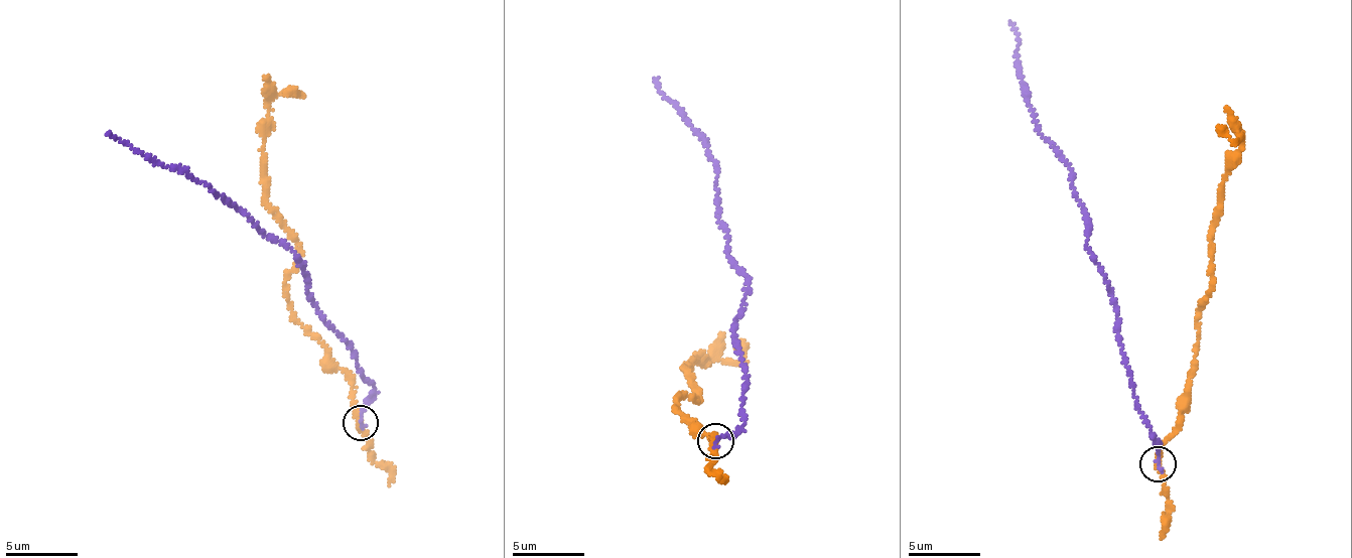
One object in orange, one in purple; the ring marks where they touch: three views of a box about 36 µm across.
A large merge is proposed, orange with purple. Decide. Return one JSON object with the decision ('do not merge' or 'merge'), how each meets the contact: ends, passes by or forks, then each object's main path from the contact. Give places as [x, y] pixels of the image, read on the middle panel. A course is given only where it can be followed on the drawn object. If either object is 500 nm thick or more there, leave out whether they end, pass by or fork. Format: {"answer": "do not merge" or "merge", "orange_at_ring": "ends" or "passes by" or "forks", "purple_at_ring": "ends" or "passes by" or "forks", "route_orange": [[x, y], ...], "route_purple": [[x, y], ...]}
{"answer": "do not merge", "orange_at_ring": "passes by", "purple_at_ring": "ends", "route_orange": [[716, 442], [676, 399], [701, 393], [685, 370], [701, 354], [739, 362], [740, 339]], "route_purple": [[716, 442], [745, 423], [734, 323], [750, 283], [718, 219], [716, 170], [703, 140], [658, 78]]}

